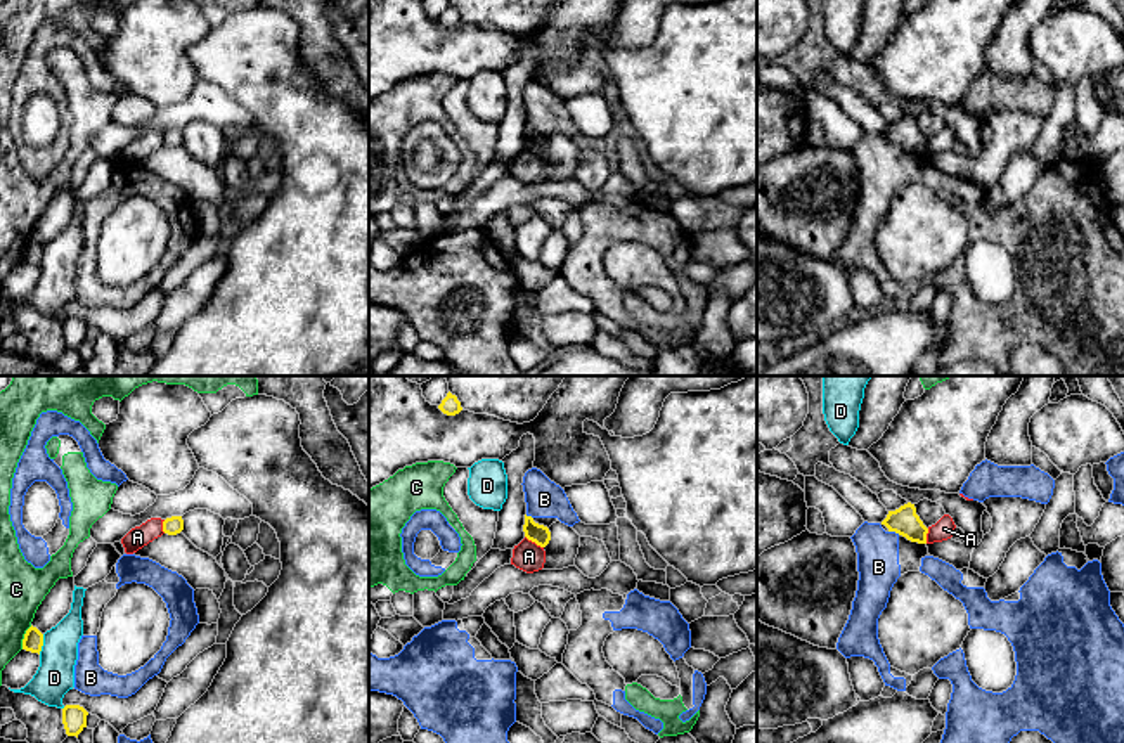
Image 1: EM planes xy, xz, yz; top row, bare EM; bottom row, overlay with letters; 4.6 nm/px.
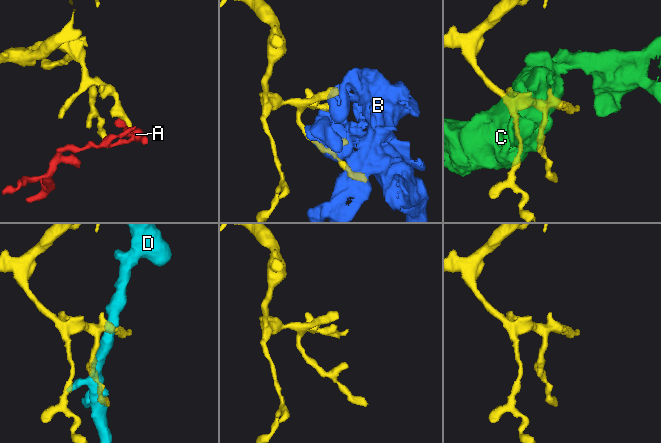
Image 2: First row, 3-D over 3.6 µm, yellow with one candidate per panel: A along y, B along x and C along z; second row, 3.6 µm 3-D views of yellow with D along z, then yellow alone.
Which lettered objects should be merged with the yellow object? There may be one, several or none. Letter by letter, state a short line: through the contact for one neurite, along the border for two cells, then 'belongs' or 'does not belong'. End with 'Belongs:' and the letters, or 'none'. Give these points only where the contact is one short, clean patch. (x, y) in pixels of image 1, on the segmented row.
A: line xz (525, 536), (542, 548); does not belong
B: does not belong
C: does not belong
D: does not belong
Belongs: none

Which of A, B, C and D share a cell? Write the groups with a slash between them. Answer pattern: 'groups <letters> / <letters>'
groups A / B / C / D

